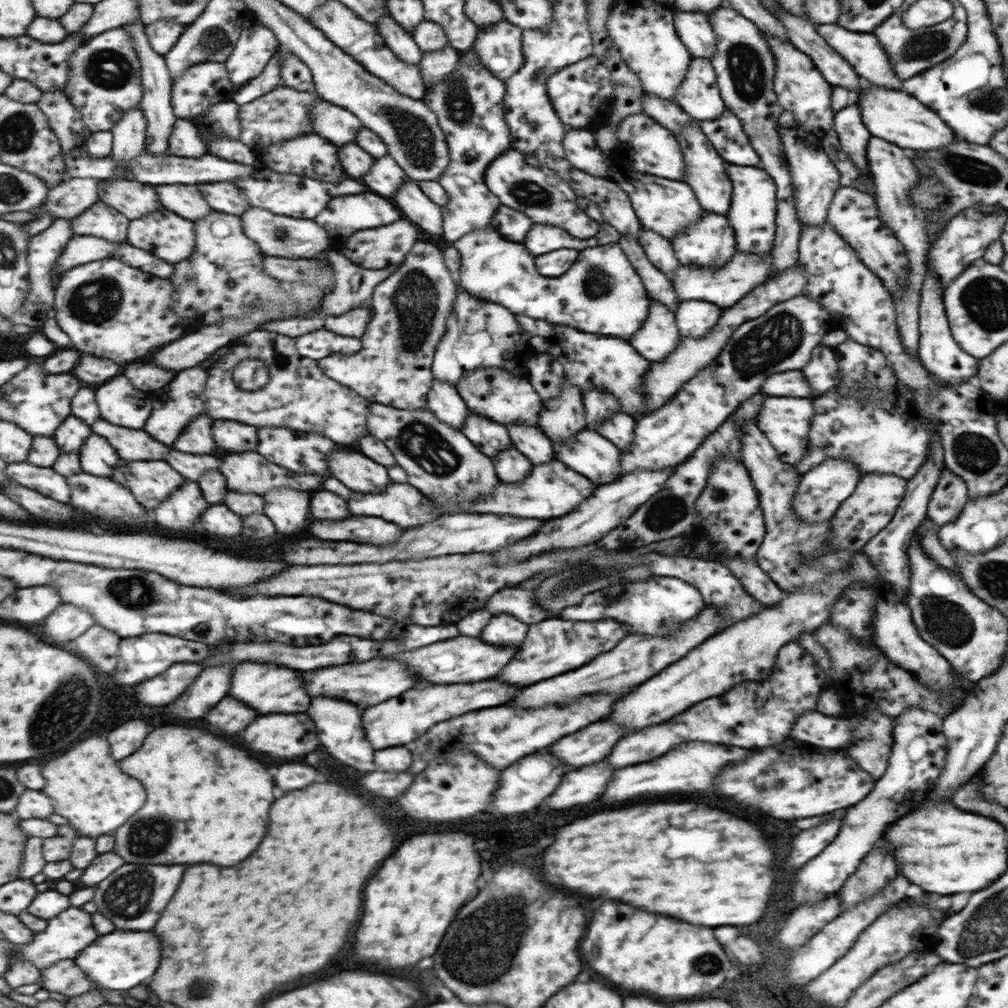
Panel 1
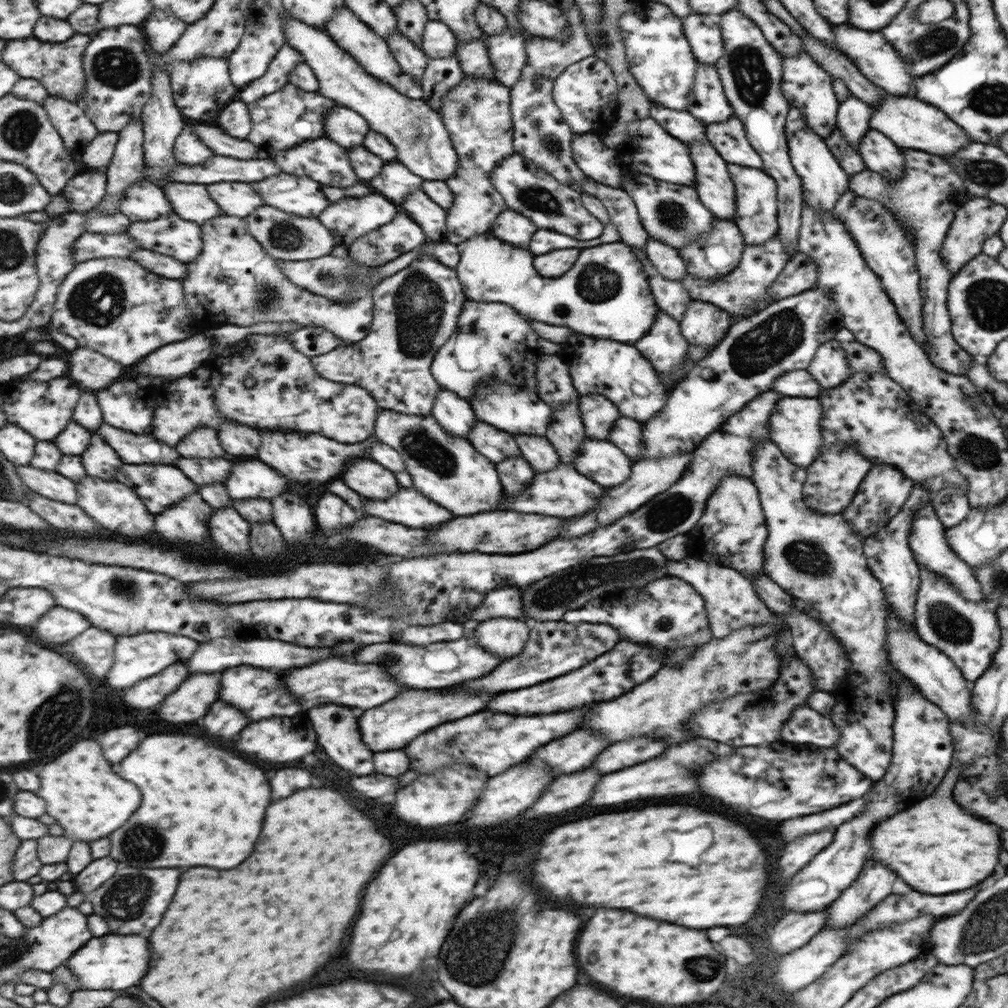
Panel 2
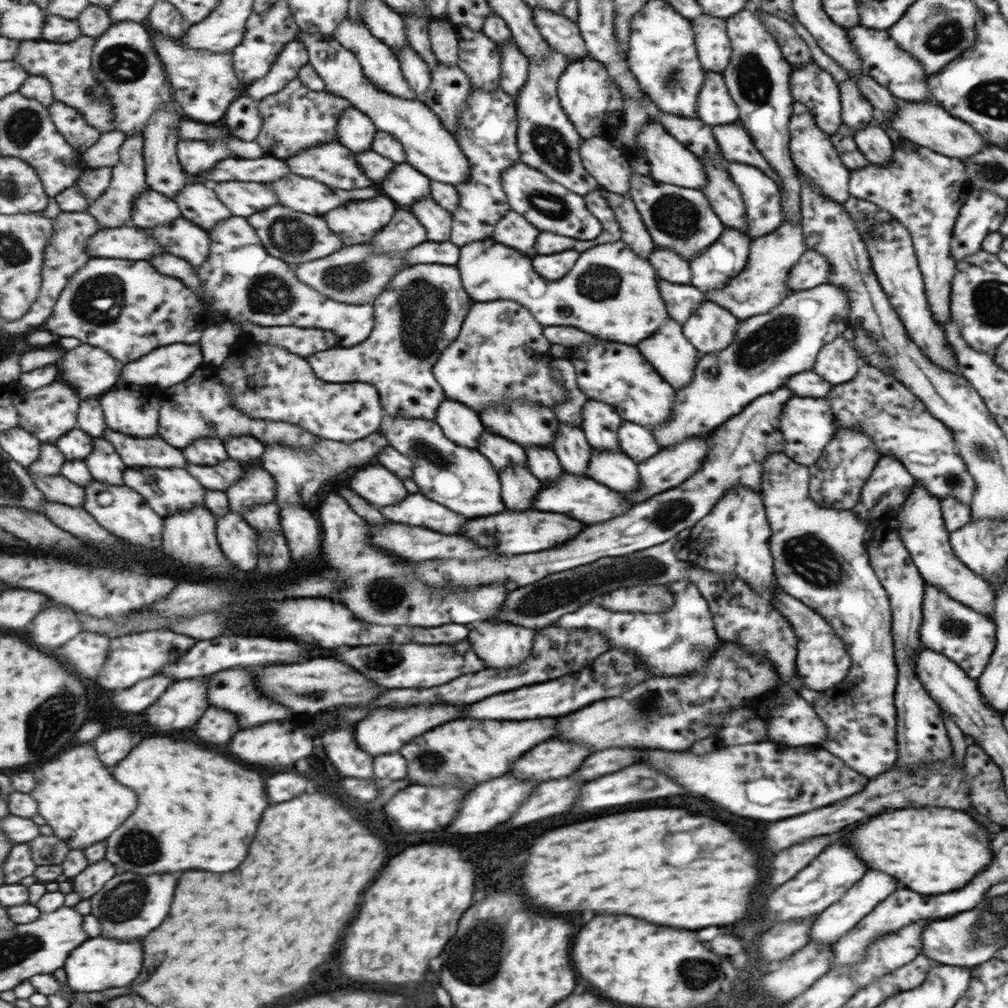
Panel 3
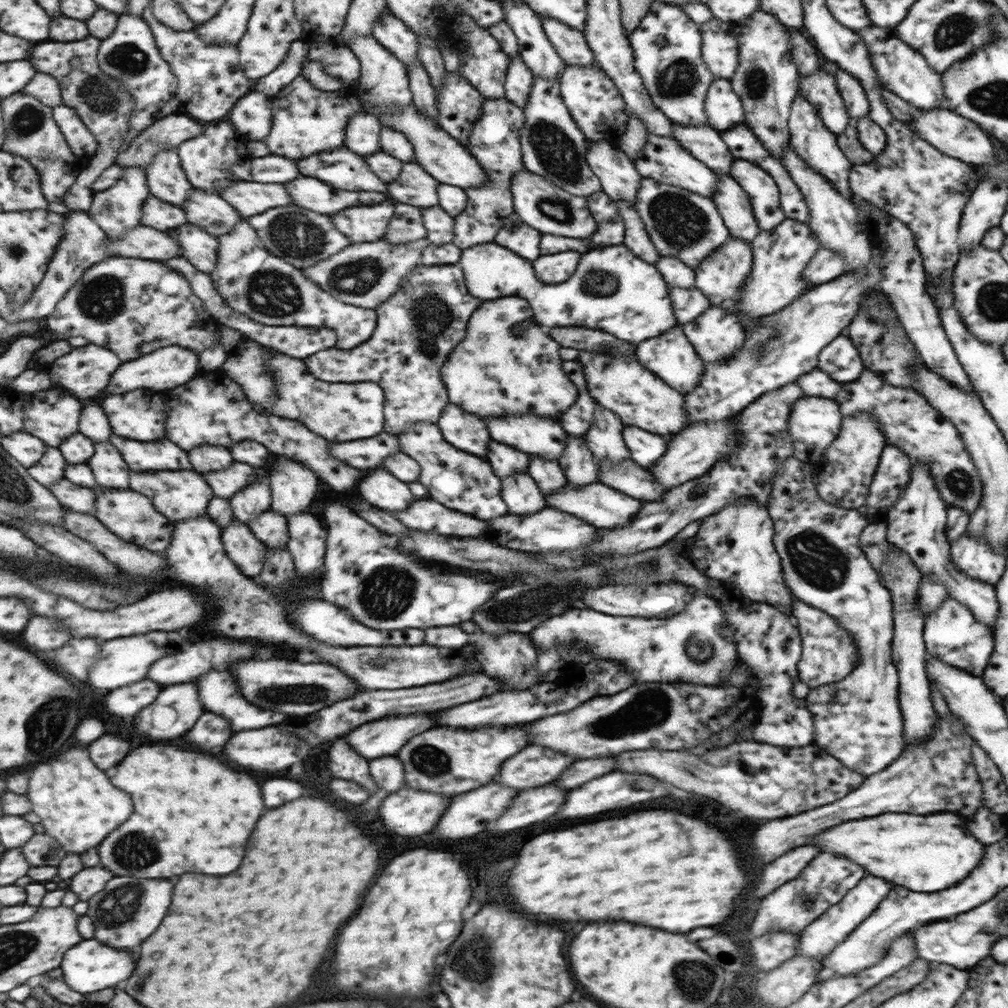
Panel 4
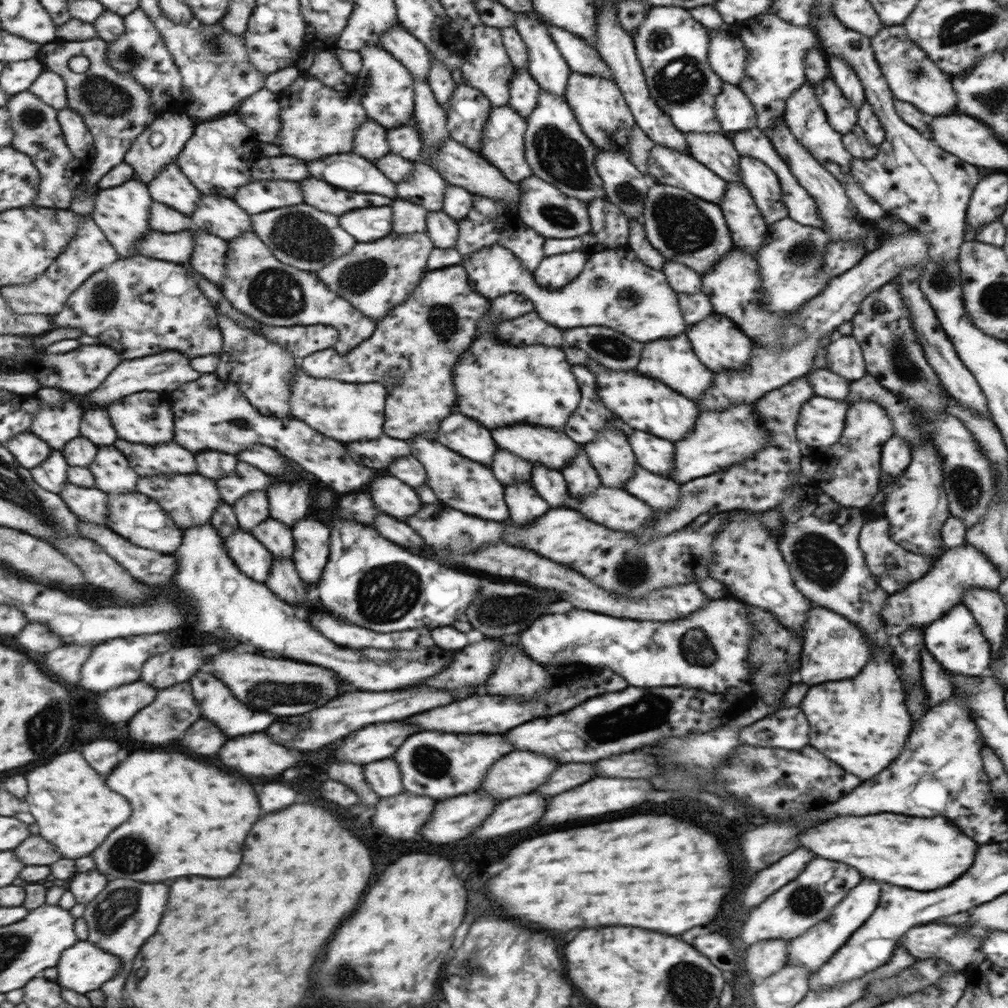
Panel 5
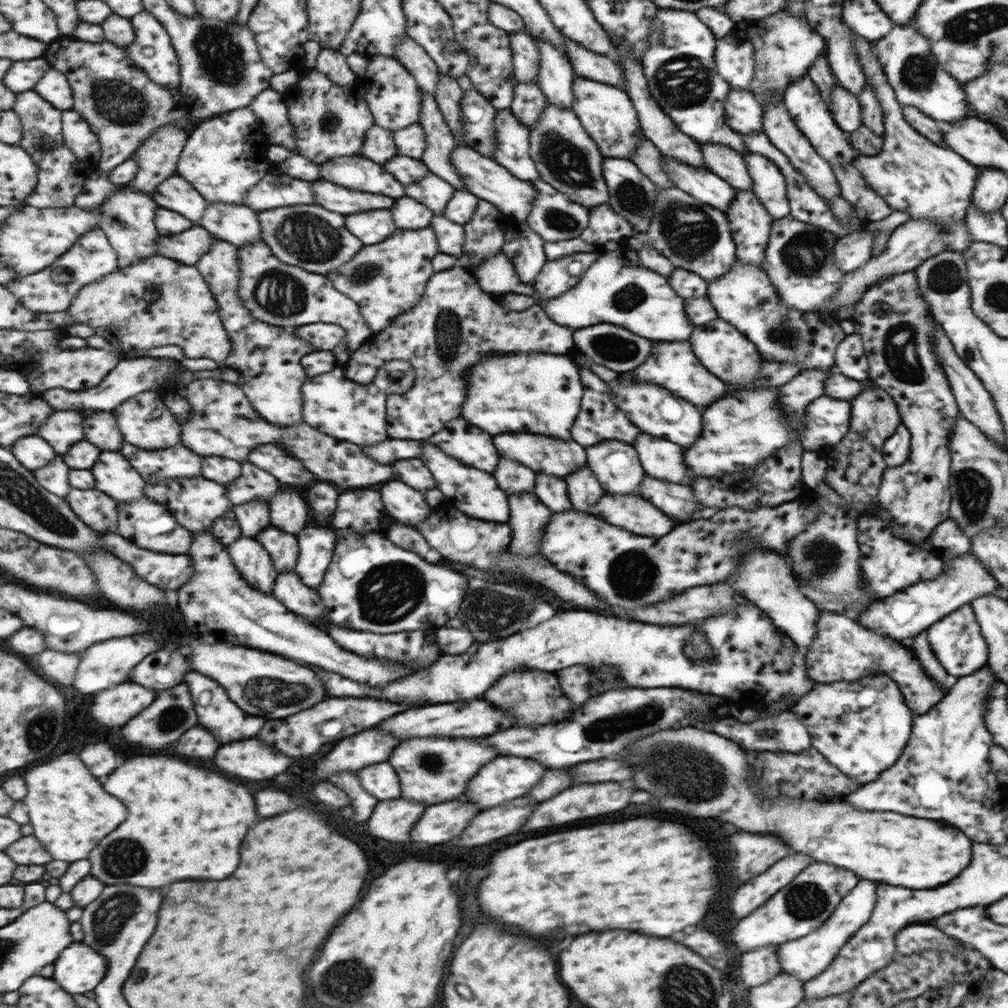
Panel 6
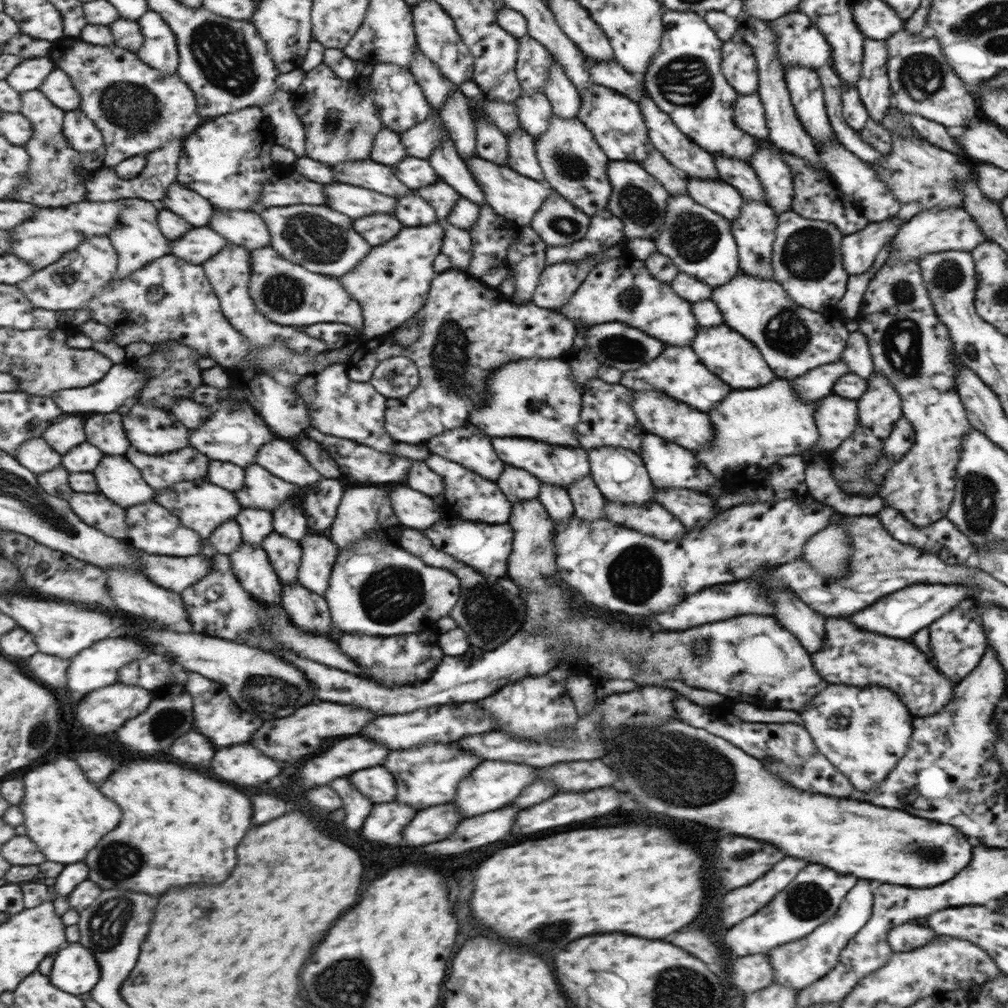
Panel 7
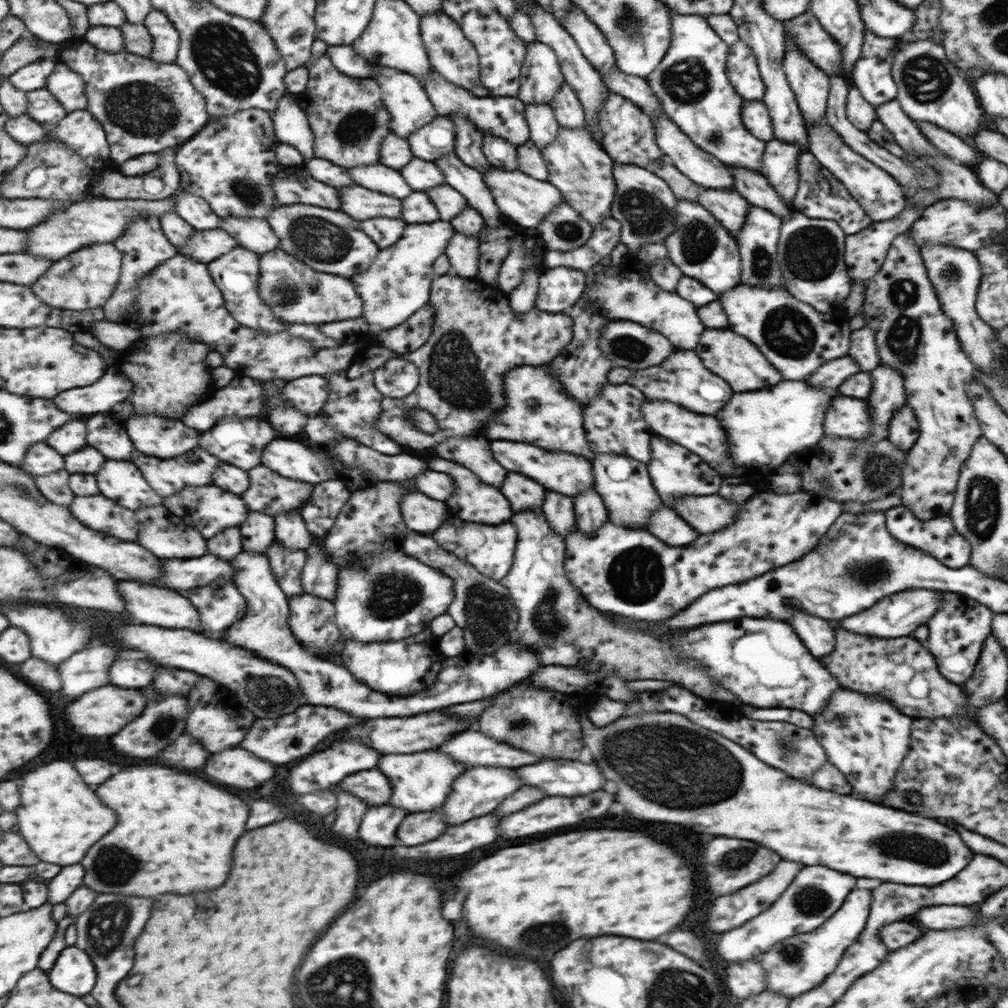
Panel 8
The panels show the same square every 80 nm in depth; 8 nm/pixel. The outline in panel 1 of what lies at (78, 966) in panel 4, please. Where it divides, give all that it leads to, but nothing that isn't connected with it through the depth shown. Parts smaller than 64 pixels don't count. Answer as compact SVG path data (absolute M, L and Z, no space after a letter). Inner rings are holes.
M117 930L113 934L98 938L75 960L98 987L116 991L131 990L149 980L157 972L161 964L161 940L155 932Z

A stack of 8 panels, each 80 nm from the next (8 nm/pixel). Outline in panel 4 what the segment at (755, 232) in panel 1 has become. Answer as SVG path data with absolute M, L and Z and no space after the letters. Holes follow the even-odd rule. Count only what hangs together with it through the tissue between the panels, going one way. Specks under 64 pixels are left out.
M735 159L728 174L739 183L752 204L753 215L761 231L775 229L785 219L780 206L776 181L763 167L746 160Z

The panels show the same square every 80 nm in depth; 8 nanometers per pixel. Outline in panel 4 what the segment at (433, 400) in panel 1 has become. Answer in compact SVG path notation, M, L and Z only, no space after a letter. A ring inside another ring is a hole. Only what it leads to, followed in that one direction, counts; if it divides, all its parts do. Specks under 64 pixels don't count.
M449 403L441 411L436 425L440 427L440 433L445 440L457 447L457 450L465 450L481 458L485 456L485 446L491 438L487 424L482 419L479 420L477 415L469 414Z

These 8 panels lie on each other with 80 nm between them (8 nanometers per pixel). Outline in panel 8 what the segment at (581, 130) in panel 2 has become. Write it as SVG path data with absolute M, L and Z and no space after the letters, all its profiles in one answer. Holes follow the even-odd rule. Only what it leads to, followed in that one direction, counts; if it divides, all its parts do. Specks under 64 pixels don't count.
M609 92L605 104L601 106L601 114L596 117L596 127L601 131L602 150L615 163L634 164L651 171L655 161L665 159L655 145L655 129L652 122L651 118L642 114L628 99Z

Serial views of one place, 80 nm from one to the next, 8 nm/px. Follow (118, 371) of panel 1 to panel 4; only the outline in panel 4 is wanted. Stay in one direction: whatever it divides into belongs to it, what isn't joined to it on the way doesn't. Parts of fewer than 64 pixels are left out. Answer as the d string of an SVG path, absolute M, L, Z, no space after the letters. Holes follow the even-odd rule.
M103 346L75 348L71 354L53 362L47 370L55 384L71 390L79 398L93 398L111 384L113 374L123 362Z

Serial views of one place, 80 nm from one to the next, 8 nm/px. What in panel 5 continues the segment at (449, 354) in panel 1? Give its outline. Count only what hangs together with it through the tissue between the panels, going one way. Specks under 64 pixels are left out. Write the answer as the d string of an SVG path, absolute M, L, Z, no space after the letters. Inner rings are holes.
M509 293L493 298L488 318L481 320L477 326L477 334L472 348L468 350L453 366L452 382L455 383L457 402L455 410L467 418L488 428L490 431L497 427L529 423L562 431L567 417L575 410L580 399L580 392L568 362L565 362L562 349L553 346L511 346L494 334L494 326L504 318L517 318L532 311L532 302L524 296Z

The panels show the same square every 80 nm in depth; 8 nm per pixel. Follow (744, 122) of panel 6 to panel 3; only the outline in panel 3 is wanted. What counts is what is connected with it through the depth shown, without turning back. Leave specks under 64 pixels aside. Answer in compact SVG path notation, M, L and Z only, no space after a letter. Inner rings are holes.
M708 71L704 88L698 96L698 120L709 127L738 121L737 106L727 95L727 88L720 74Z

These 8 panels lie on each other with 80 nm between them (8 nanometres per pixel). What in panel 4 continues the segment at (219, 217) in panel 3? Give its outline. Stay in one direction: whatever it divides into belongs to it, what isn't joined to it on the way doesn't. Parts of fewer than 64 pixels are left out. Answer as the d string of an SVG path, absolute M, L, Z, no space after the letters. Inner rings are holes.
M194 187L188 200L183 209L187 214L187 222L202 227L209 234L227 234L243 220L239 211L219 193Z

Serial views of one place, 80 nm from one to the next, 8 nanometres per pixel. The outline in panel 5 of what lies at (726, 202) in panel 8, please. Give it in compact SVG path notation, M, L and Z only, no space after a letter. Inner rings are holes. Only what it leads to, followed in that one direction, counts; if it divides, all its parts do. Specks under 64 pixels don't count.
M654 144L653 148L651 148L646 171L651 176L654 176L654 179L659 184L686 190L689 194L704 200L704 202L715 203L718 207L719 202L723 200L725 190L727 190L727 182L720 175L709 170L704 163L697 162L697 159L688 154L681 154L677 150L661 146L661 144Z

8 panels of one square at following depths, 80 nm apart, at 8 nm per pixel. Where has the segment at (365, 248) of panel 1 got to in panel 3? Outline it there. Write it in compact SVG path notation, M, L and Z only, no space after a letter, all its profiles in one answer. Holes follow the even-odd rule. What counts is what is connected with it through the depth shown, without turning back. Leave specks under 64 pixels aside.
M395 210L389 224L369 242L374 250L380 252L399 252L420 245L427 240L424 226L421 226L411 210Z

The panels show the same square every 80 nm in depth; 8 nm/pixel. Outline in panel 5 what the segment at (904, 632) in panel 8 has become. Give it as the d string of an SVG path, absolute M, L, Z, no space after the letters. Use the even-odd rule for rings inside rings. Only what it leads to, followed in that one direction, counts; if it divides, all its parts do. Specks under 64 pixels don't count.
M959 546L944 550L939 560L936 560L933 568L919 580L911 582L904 589L888 595L887 604L884 606L880 619L883 620L891 638L896 637L904 630L923 629L925 625L941 618L943 614L948 613L955 605L963 602L964 594L969 589L985 588L997 590L1000 587L999 571L985 558L981 551L975 547Z

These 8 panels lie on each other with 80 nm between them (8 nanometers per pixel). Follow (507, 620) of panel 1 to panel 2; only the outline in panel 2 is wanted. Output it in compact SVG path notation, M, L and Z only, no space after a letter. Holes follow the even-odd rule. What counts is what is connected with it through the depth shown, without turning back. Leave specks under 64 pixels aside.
M499 618L479 622L472 636L499 658L511 658L527 644L528 632L529 624L523 620Z

